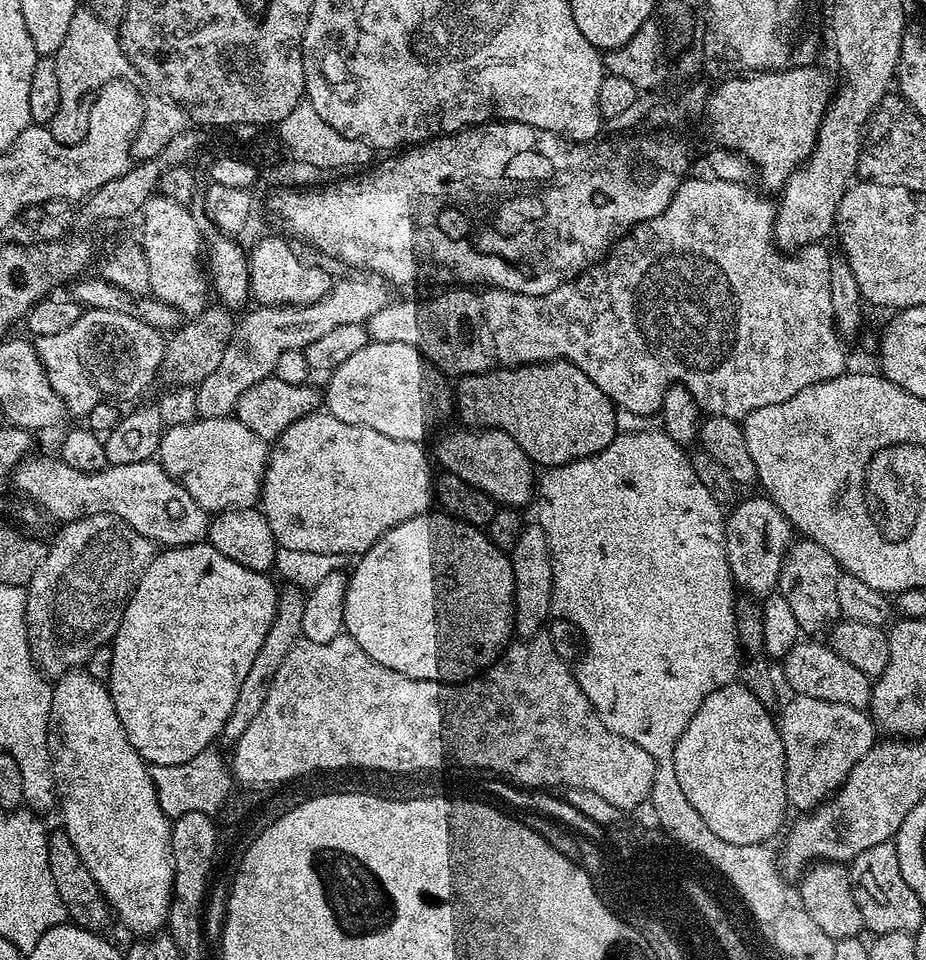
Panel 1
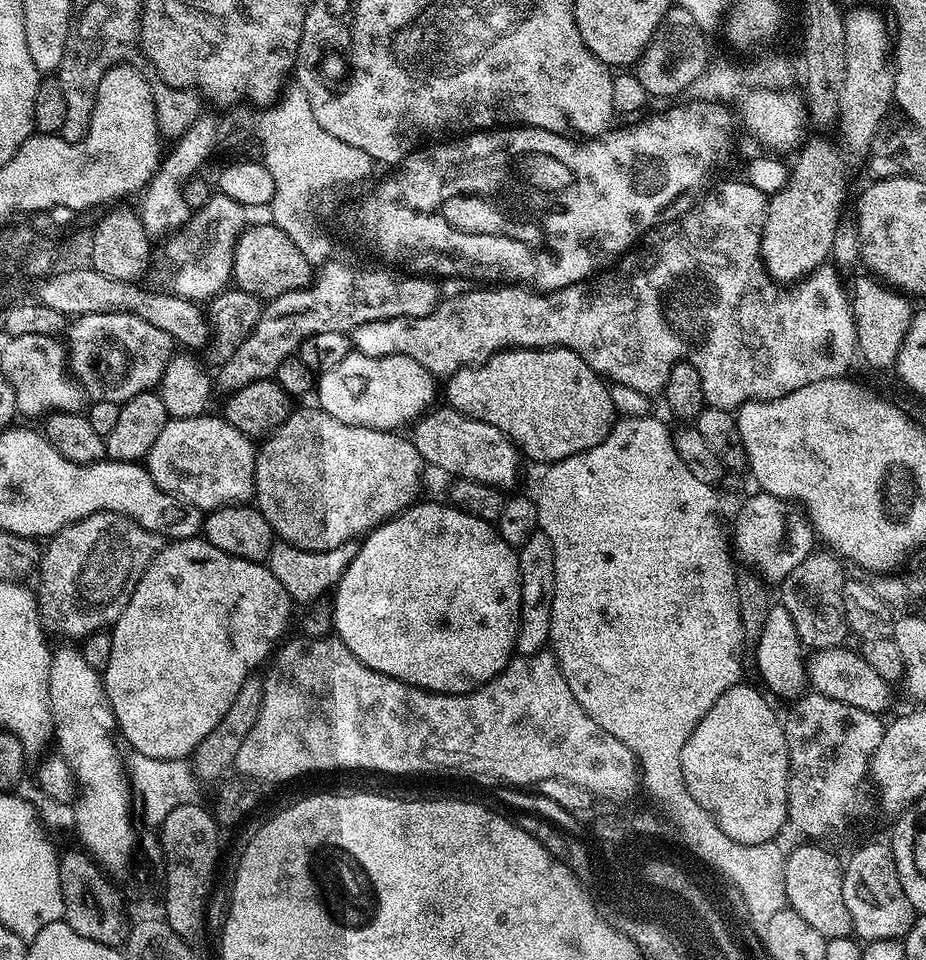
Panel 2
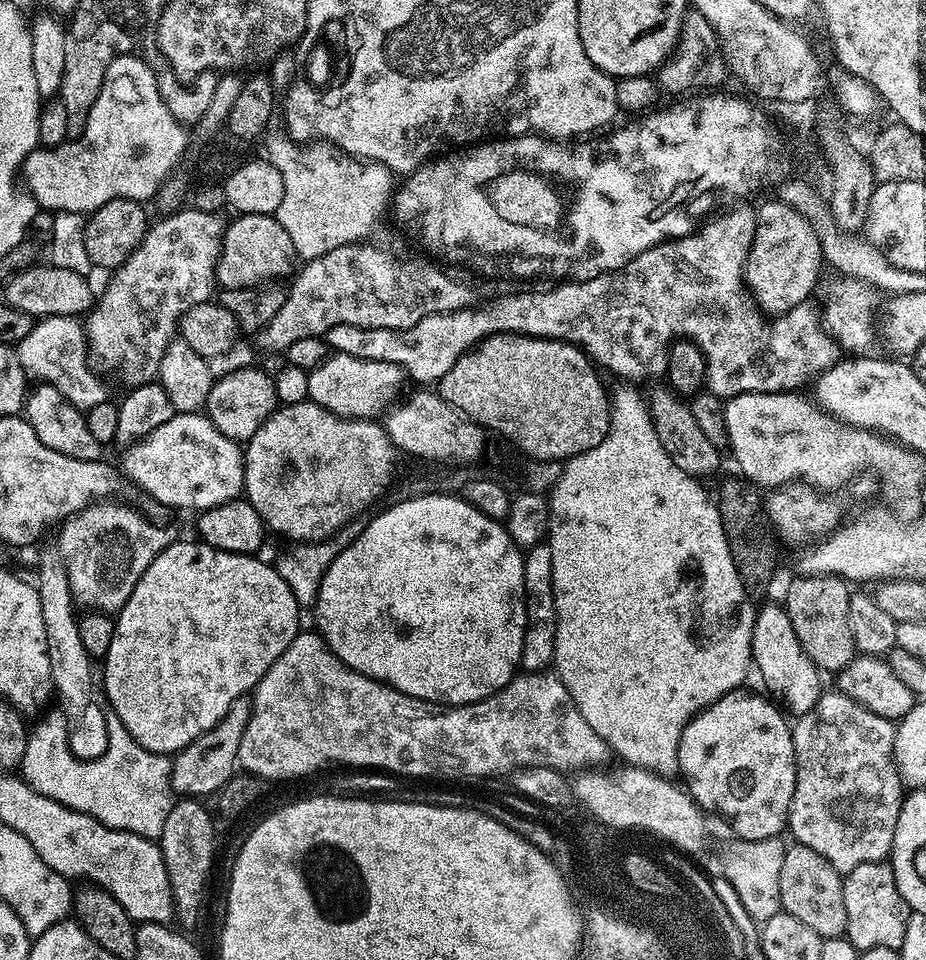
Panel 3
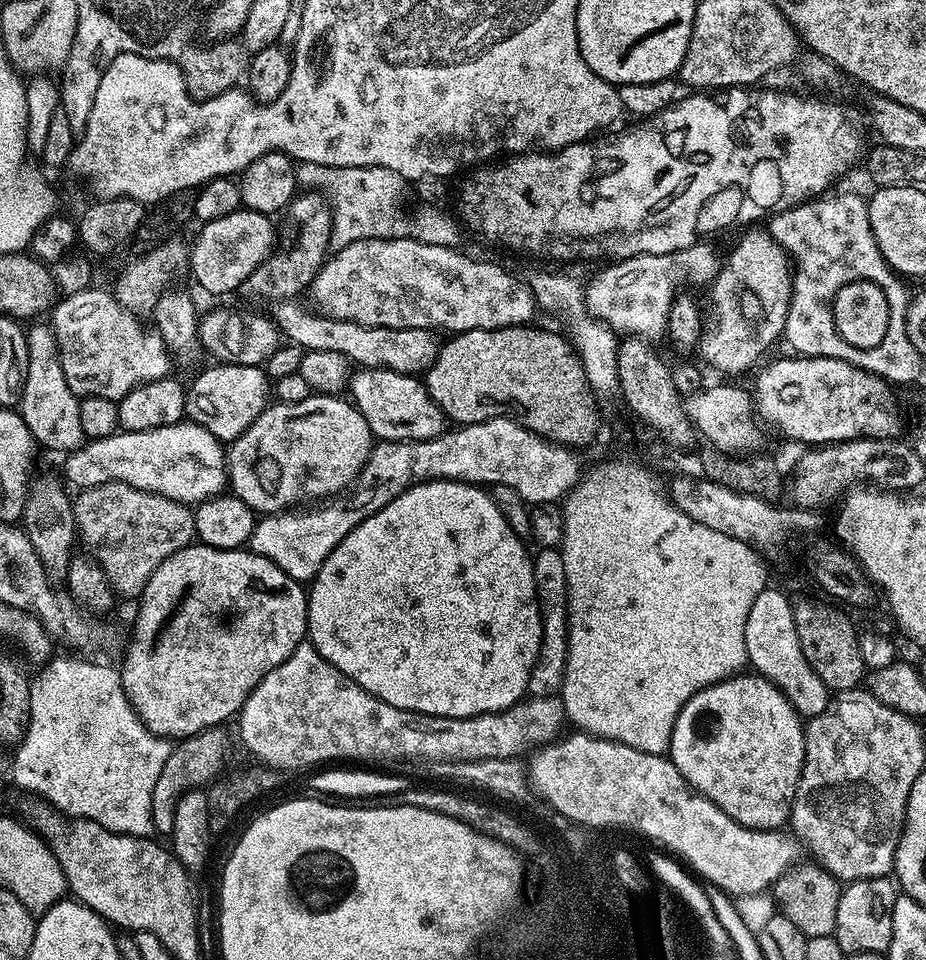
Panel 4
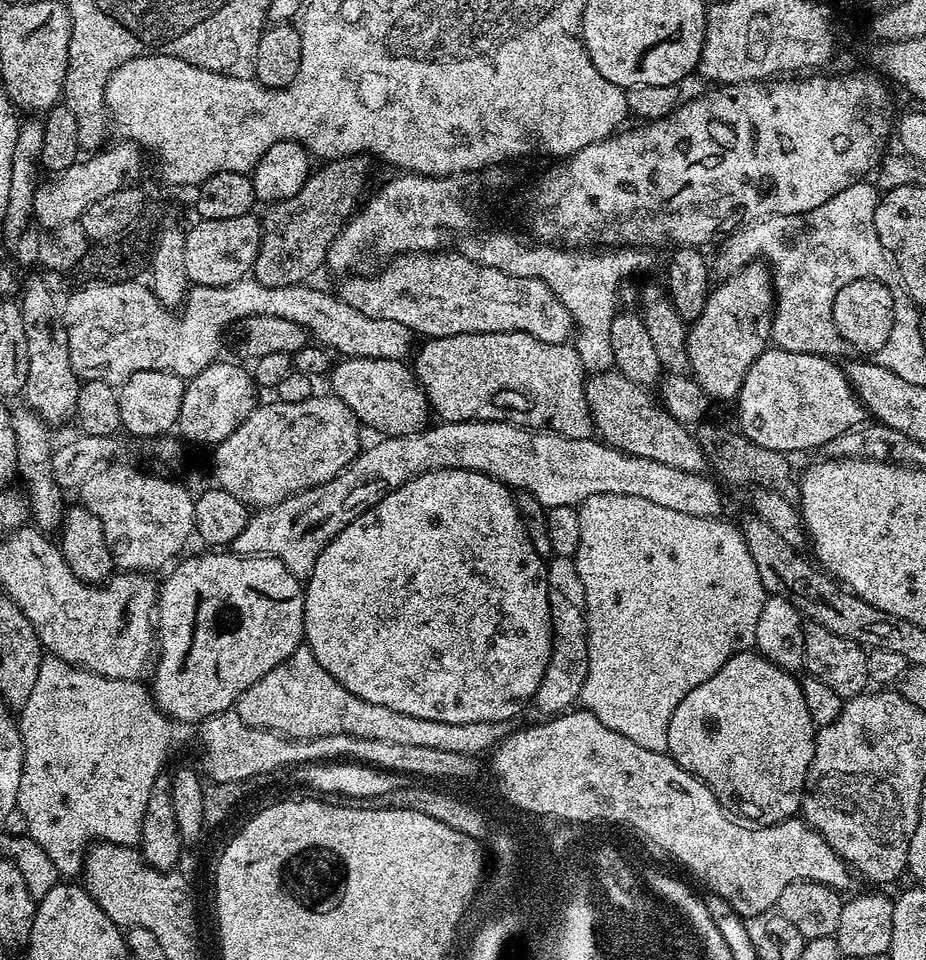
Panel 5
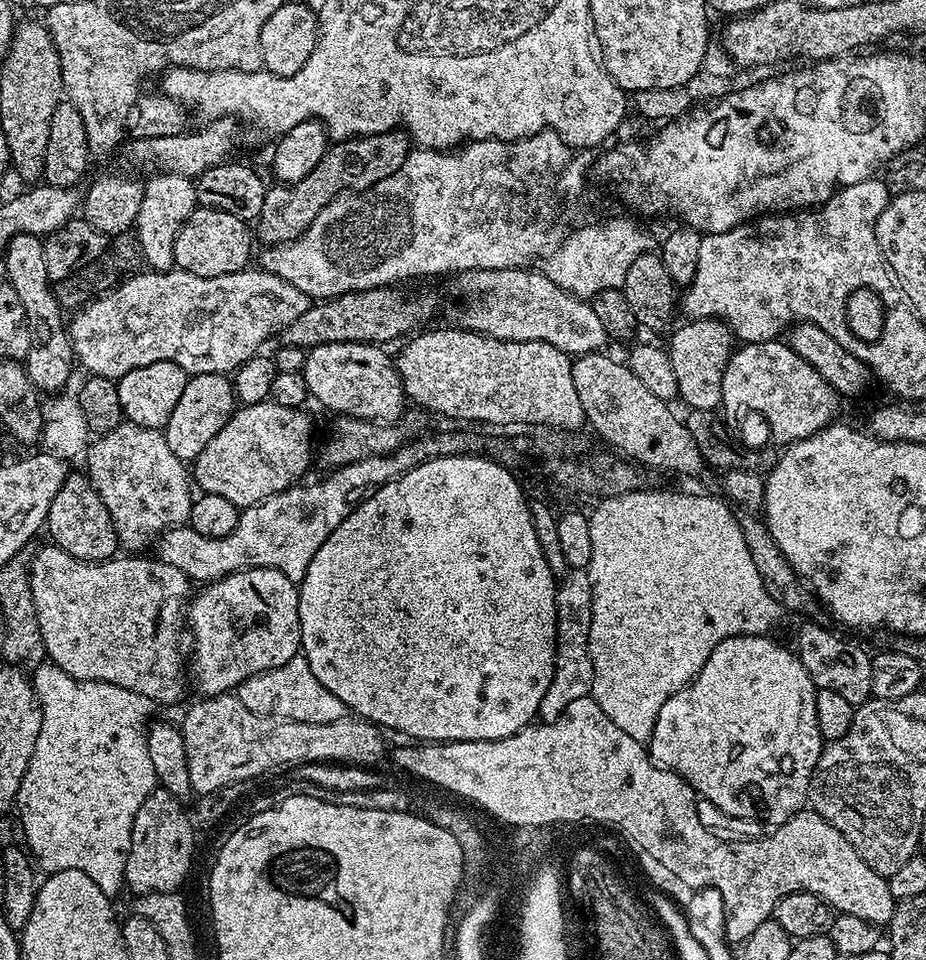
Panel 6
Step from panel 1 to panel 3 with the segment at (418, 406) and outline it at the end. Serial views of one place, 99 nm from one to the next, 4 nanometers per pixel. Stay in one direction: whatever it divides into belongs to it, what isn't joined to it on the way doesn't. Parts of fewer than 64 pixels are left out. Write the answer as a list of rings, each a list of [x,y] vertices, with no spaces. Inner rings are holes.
[[[341,352],[329,355],[327,360],[309,371],[308,377],[308,399],[330,410],[335,416],[346,416],[349,420],[379,417],[397,399],[396,391],[399,390],[400,383],[405,383],[406,380],[404,371],[392,362],[363,360]]]

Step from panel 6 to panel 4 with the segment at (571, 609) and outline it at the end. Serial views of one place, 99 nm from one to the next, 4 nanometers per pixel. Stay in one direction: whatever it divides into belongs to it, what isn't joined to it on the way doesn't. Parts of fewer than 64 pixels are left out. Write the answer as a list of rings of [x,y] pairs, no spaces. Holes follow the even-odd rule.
[[[540,548],[537,553],[532,556],[532,569],[534,570],[534,586],[536,587],[536,597],[540,603],[540,617],[542,618],[542,646],[538,658],[534,662],[534,670],[530,670],[527,695],[556,696],[564,681],[566,654],[568,653],[566,566],[562,566],[562,554],[557,549]]]

